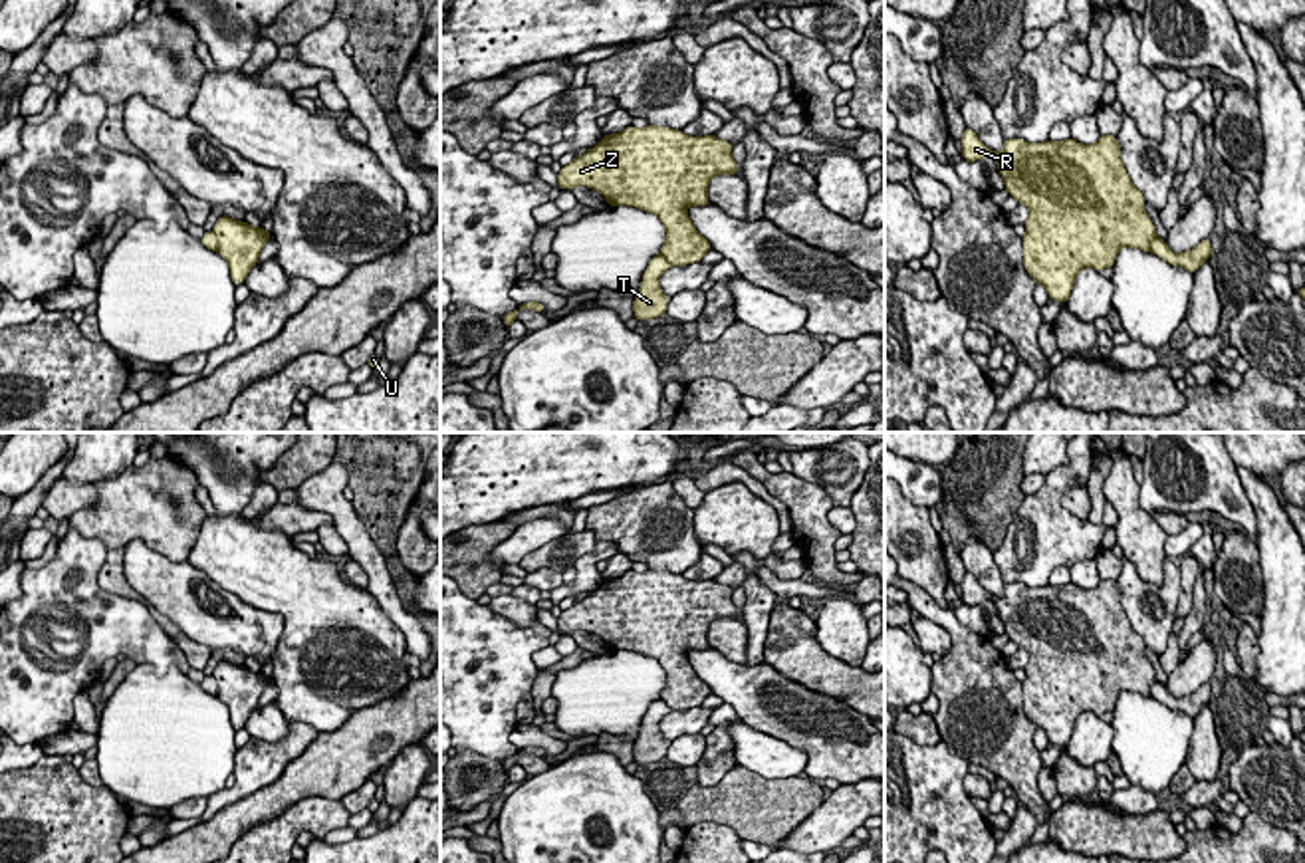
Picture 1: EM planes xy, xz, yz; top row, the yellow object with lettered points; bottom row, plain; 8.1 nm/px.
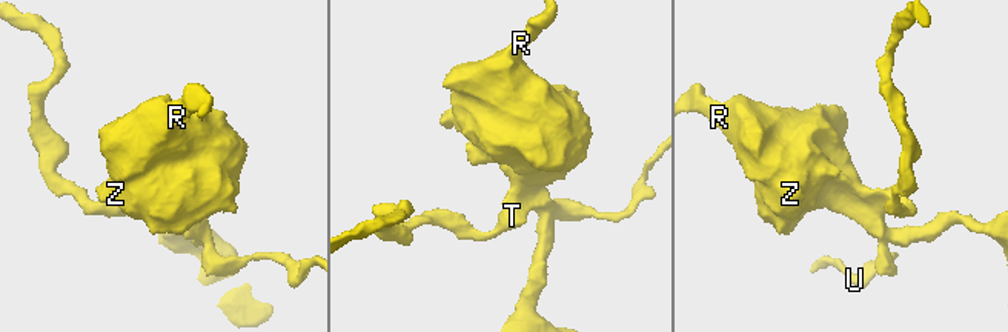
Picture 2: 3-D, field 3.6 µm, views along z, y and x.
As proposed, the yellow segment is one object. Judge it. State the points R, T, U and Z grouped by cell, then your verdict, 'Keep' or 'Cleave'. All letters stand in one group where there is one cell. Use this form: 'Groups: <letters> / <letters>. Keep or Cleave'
Groups: R Z / T U. Cleave

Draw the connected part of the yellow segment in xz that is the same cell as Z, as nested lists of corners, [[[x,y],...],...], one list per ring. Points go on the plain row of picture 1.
[[[633,571],[603,583],[557,617],[559,633],[587,631],[607,643],[607,651],[635,651],[658,661],[666,682],[660,700],[670,710],[702,706],[712,694],[710,686],[688,663],[688,651],[708,651],[708,627],[716,619],[740,619],[732,601],[732,587],[714,579],[692,581],[670,571]]]

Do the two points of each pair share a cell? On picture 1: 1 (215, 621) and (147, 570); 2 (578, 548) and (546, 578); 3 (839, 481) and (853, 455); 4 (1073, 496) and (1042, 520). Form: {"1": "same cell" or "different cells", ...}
{"1": "same cell", "2": "different cells", "3": "same cell", "4": "different cells"}

